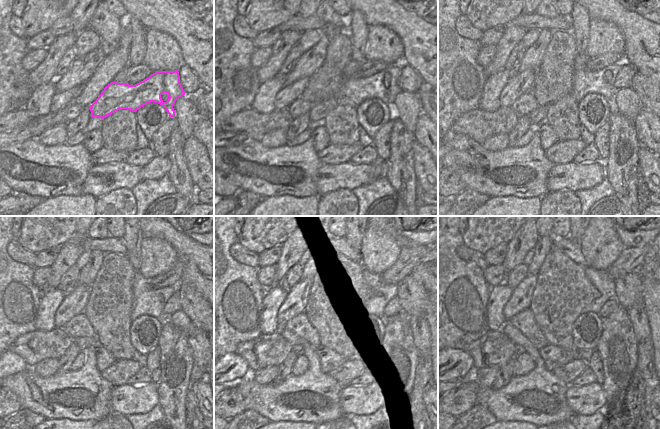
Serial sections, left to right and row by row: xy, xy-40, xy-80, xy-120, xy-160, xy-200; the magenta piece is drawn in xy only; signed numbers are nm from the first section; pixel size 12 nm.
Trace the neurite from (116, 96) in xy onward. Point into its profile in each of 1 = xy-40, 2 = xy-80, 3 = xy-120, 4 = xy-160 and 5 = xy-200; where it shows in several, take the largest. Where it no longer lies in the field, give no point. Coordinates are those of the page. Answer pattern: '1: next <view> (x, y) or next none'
1: next xy-40 (383, 85)
2: next xy-80 (584, 83)
3: next xy-120 (153, 305)
4: next xy-160 (384, 292)
5: next xy-200 (603, 282)

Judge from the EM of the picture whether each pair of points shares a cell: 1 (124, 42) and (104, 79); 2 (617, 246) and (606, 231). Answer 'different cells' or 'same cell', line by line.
1: same cell
2: same cell

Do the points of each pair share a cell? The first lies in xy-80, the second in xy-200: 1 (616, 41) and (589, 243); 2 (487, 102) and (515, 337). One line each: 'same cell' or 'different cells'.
1: same cell
2: different cells

